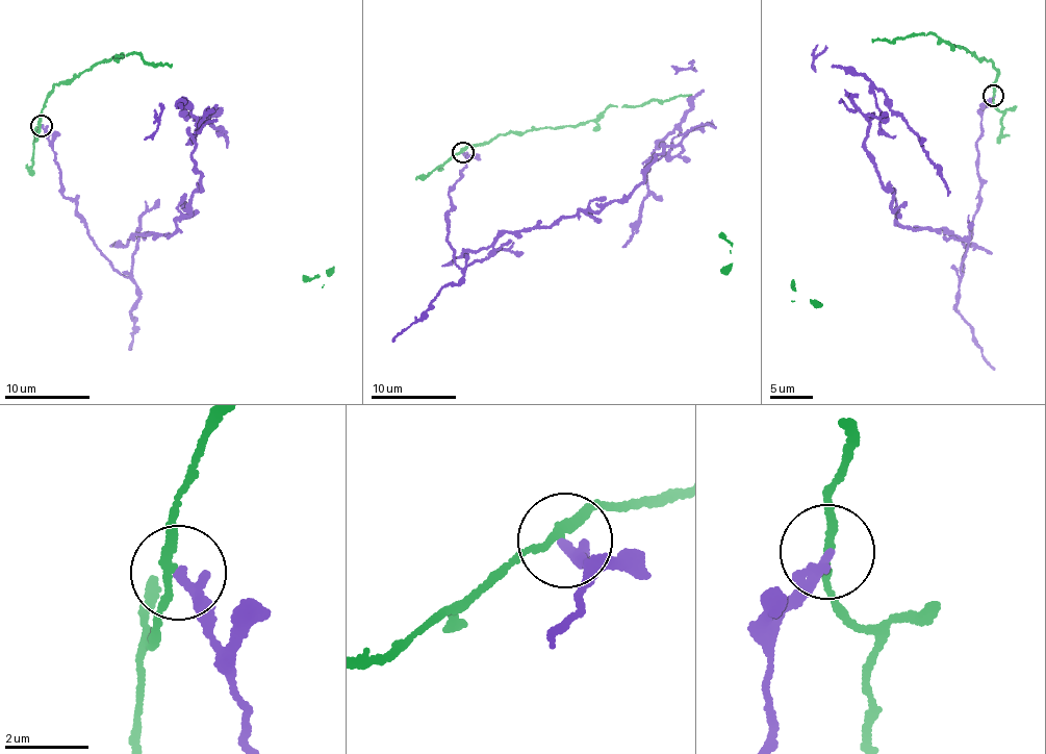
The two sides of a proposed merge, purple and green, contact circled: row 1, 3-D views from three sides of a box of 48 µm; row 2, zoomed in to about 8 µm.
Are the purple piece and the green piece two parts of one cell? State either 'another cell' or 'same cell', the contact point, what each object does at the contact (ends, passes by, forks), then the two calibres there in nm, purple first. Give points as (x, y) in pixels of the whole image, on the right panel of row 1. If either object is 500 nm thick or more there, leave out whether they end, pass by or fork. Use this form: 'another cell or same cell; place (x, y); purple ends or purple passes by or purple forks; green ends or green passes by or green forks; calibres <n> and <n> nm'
another cell; place (993, 96); purple ends; green passes by; calibres 280 and 170 nm

